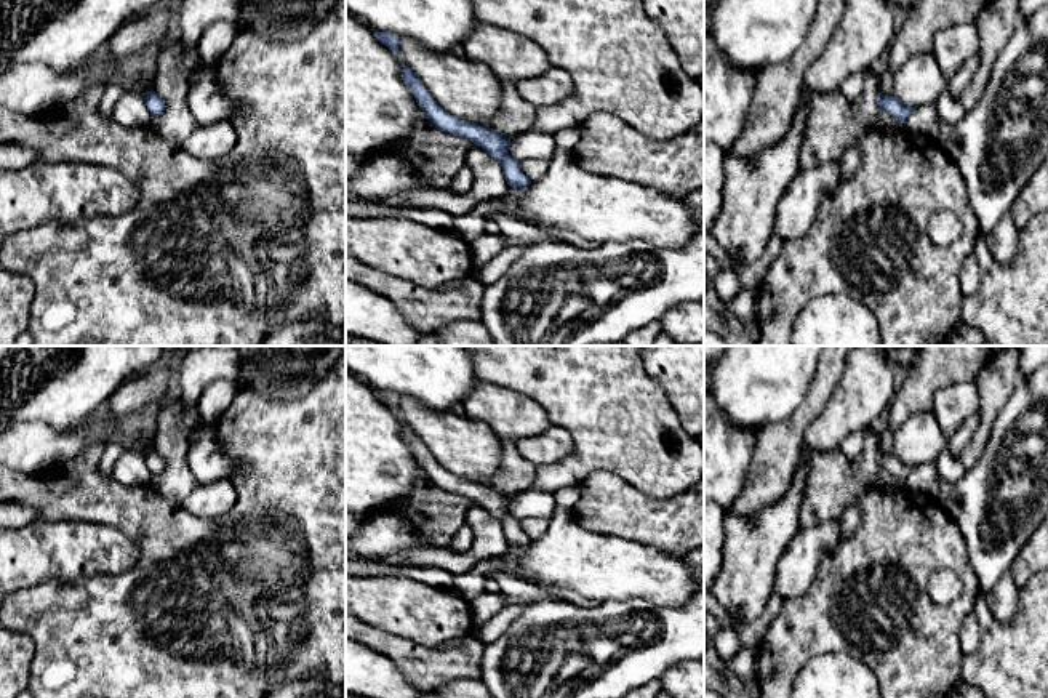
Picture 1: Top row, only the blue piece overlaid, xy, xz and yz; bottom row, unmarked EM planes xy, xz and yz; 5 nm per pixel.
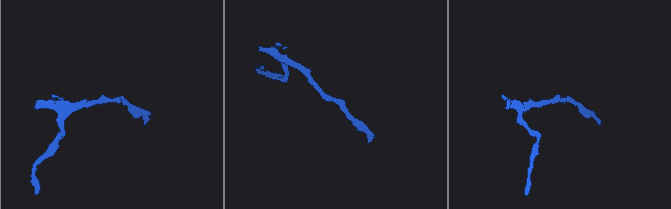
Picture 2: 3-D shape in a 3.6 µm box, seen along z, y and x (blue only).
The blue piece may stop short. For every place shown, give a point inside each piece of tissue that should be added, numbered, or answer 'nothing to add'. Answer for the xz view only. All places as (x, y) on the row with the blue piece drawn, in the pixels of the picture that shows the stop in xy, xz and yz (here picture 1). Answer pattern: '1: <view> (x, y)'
nothing to add

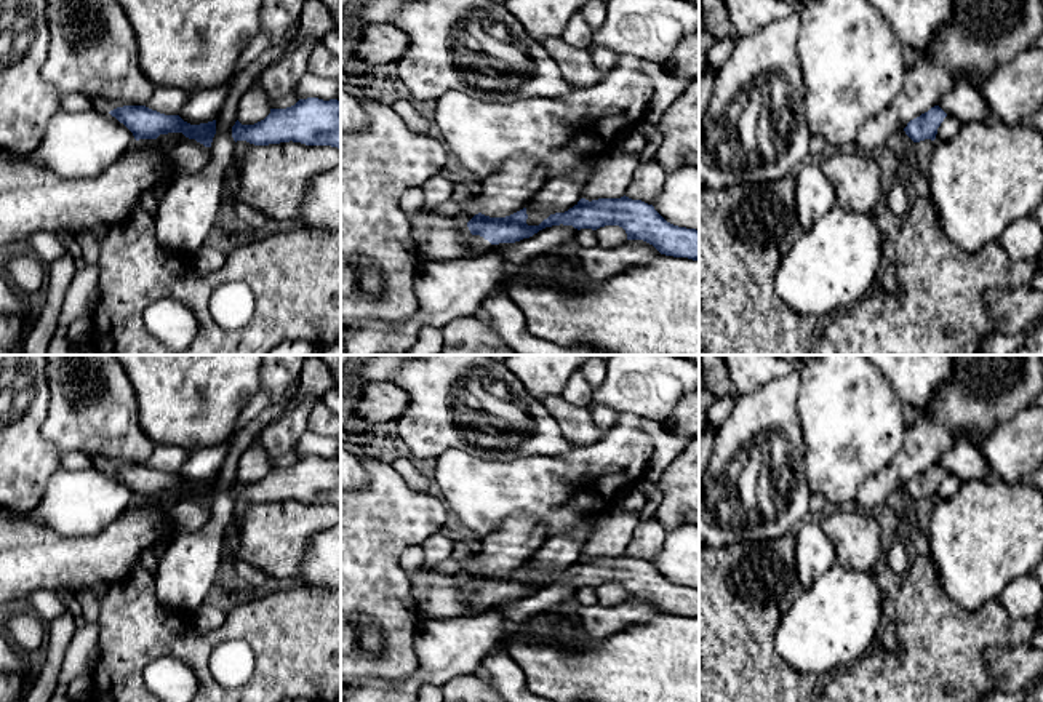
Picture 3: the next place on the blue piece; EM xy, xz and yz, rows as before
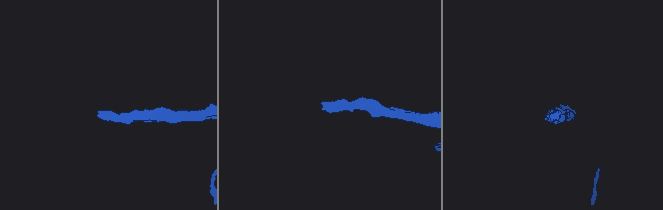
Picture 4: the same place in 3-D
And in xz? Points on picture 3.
1: xz (477, 245)

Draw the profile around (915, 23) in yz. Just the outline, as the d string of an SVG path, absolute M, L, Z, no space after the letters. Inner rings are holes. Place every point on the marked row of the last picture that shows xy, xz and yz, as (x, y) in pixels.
M867 0L891 24L896 37L917 53L950 22L955 0Z

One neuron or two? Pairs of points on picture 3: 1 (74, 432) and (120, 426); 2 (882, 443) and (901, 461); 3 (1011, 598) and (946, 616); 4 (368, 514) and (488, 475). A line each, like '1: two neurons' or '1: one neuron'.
1: one neuron
2: two neurons
3: two neurons
4: two neurons

